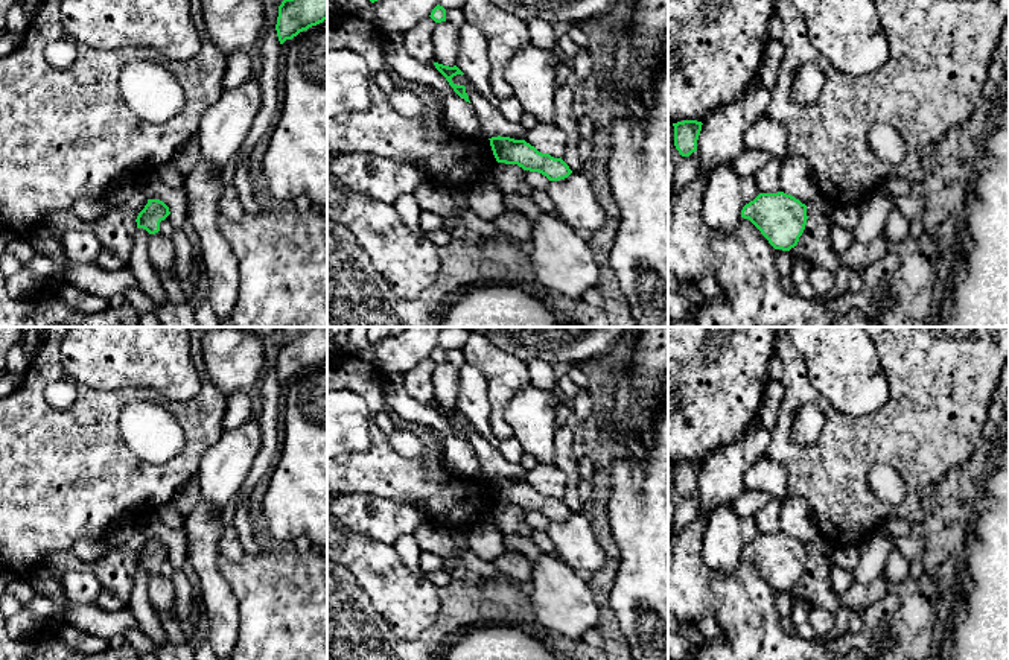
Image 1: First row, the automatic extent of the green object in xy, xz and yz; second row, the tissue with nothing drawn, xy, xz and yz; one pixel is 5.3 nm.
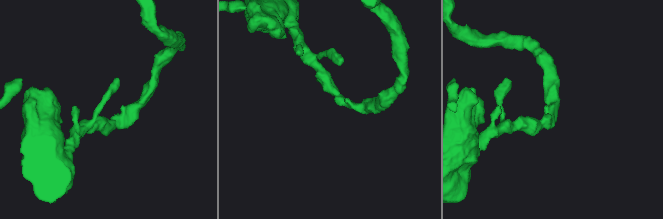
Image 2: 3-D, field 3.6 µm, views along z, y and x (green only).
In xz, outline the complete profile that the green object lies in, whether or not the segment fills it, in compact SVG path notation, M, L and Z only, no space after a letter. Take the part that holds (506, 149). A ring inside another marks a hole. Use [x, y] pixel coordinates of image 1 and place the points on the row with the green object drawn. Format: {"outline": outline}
{"outline": "M501 135L489 140L498 163L517 164L524 170L545 175L549 181L565 179L572 173L562 158L542 154L525 140L514 140Z"}

